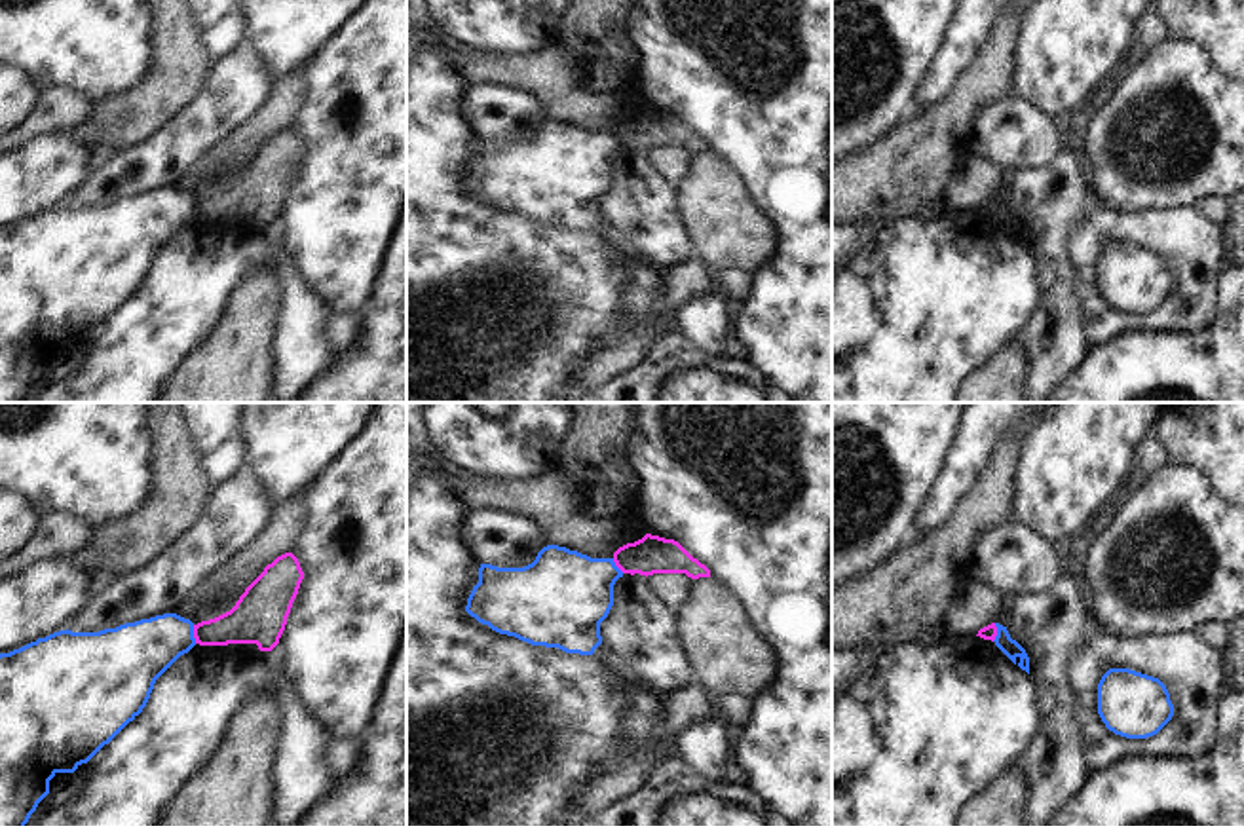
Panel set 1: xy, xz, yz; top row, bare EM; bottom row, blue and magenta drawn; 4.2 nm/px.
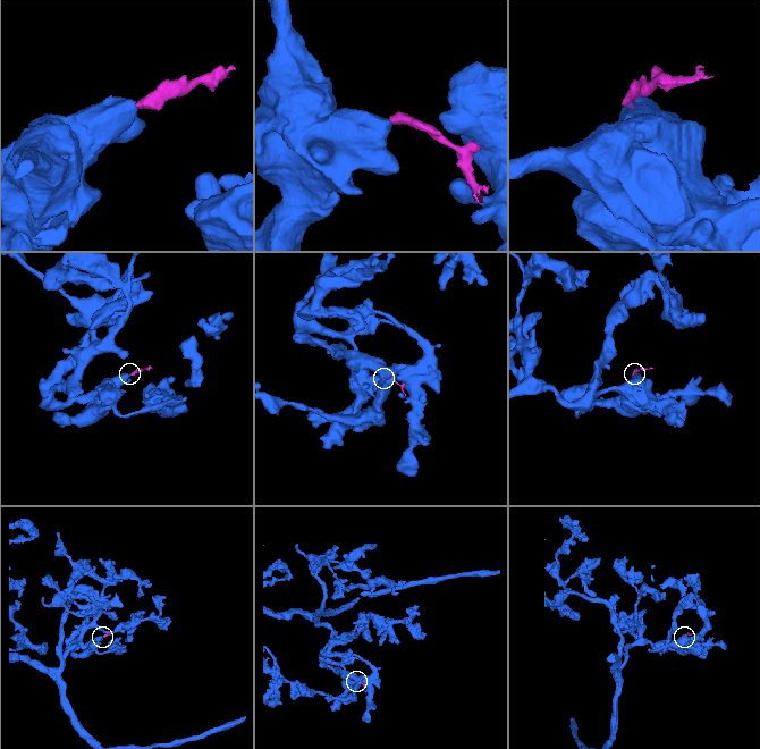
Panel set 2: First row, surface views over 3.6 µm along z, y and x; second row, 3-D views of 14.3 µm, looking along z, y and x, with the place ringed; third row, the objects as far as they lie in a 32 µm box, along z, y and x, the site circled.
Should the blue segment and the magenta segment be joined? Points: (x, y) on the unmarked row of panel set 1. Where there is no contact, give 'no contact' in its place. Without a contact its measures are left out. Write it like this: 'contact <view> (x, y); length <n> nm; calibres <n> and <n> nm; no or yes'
contact xy (192, 209); length 80 nm; calibres 280 and 190 nm; no

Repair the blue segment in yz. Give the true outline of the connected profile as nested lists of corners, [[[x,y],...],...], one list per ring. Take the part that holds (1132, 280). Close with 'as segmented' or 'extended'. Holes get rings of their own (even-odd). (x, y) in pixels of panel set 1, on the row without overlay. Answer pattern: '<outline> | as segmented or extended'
[[[1109,243],[1098,258],[1098,289],[1115,310],[1147,313],[1172,294],[1174,279],[1159,253]]] | as segmented

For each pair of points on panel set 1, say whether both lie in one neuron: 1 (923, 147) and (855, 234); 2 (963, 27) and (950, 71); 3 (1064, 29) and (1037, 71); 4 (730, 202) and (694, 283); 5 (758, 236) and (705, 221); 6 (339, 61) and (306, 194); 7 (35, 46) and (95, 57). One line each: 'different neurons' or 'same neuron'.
1: different neurons
2: same neuron
3: same neuron
4: different neurons
5: same neuron
6: same neuron
7: same neuron

